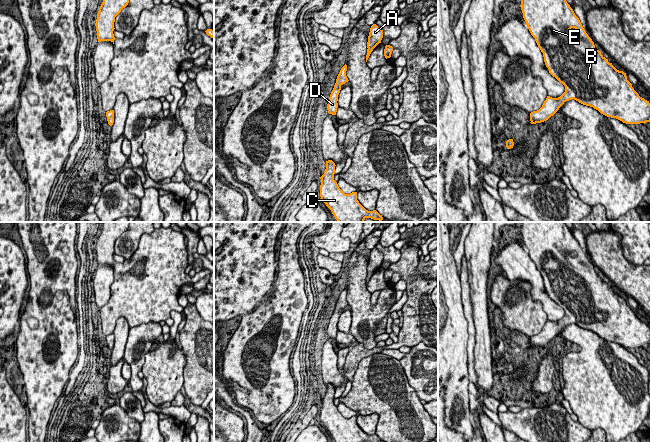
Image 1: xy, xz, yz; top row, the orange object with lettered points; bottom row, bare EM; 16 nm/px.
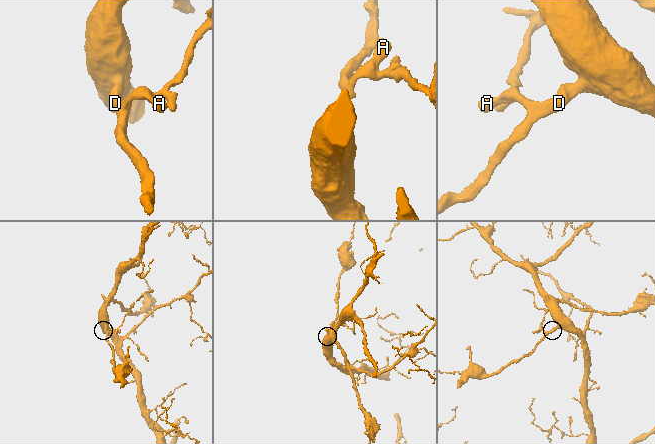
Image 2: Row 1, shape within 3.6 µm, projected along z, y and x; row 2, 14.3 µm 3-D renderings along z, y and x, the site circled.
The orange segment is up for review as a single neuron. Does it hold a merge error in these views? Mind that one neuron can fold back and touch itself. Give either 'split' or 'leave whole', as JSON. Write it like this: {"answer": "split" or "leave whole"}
{"answer": "leave whole"}

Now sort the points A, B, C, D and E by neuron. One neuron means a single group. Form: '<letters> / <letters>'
A B C D E

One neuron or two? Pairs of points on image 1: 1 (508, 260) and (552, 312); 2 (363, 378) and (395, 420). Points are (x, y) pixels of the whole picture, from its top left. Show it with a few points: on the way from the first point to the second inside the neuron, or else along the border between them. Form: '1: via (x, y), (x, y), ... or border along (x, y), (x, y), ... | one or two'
1: via (522, 268), (537, 283), (538, 292), (544, 298) | one
2: via (371, 388), (374, 394), (390, 410) | one

